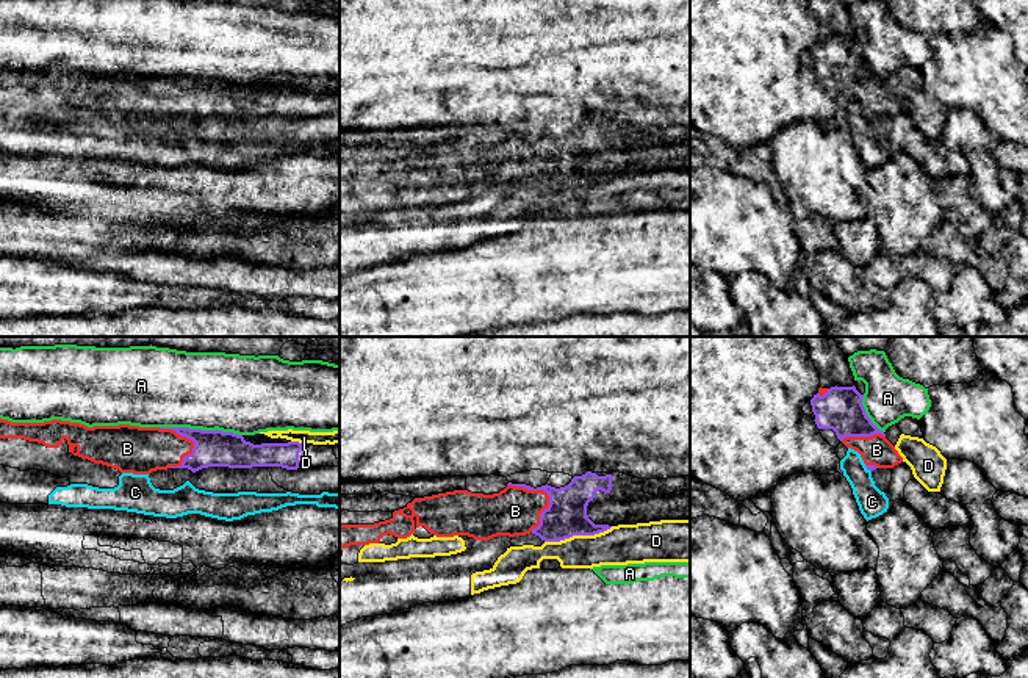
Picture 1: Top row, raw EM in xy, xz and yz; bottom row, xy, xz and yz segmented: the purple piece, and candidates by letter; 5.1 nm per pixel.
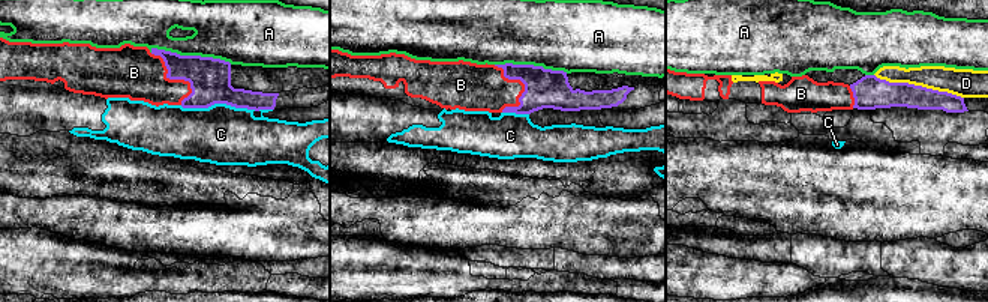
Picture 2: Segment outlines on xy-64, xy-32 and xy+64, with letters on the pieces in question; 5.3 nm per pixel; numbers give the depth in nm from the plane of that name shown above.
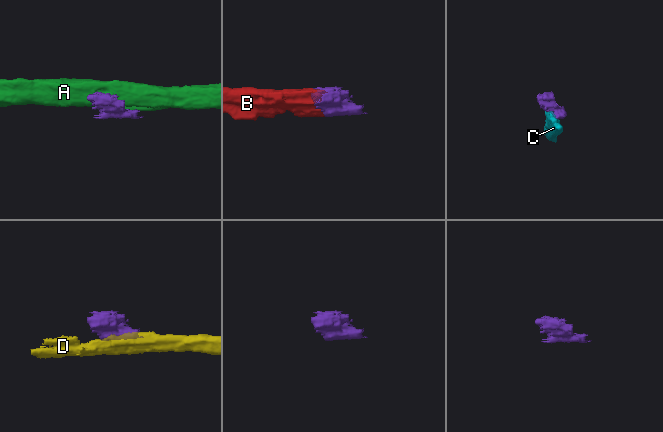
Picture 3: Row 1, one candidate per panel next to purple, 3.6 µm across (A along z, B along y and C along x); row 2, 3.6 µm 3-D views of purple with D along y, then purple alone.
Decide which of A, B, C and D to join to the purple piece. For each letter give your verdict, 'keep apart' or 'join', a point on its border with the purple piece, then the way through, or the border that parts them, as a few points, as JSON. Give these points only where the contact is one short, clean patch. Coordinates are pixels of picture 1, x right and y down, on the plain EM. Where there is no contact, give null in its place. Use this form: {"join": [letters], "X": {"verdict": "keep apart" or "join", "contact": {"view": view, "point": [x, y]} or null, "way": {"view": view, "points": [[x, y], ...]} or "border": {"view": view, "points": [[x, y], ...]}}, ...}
{"join": ["B"], "A": {"verdict": "keep apart", "contact": {"view": "xy", "point": [201, 79]}}, "B": {"verdict": "join", "contact": {"view": "xz", "point": [546, 141]}}, "C": {"verdict": "keep apart", "contact": {"view": "yz", "point": [867, 118]}}, "D": {"verdict": "keep apart", "contact": {"view": "xz", "point": [578, 183]}}}

